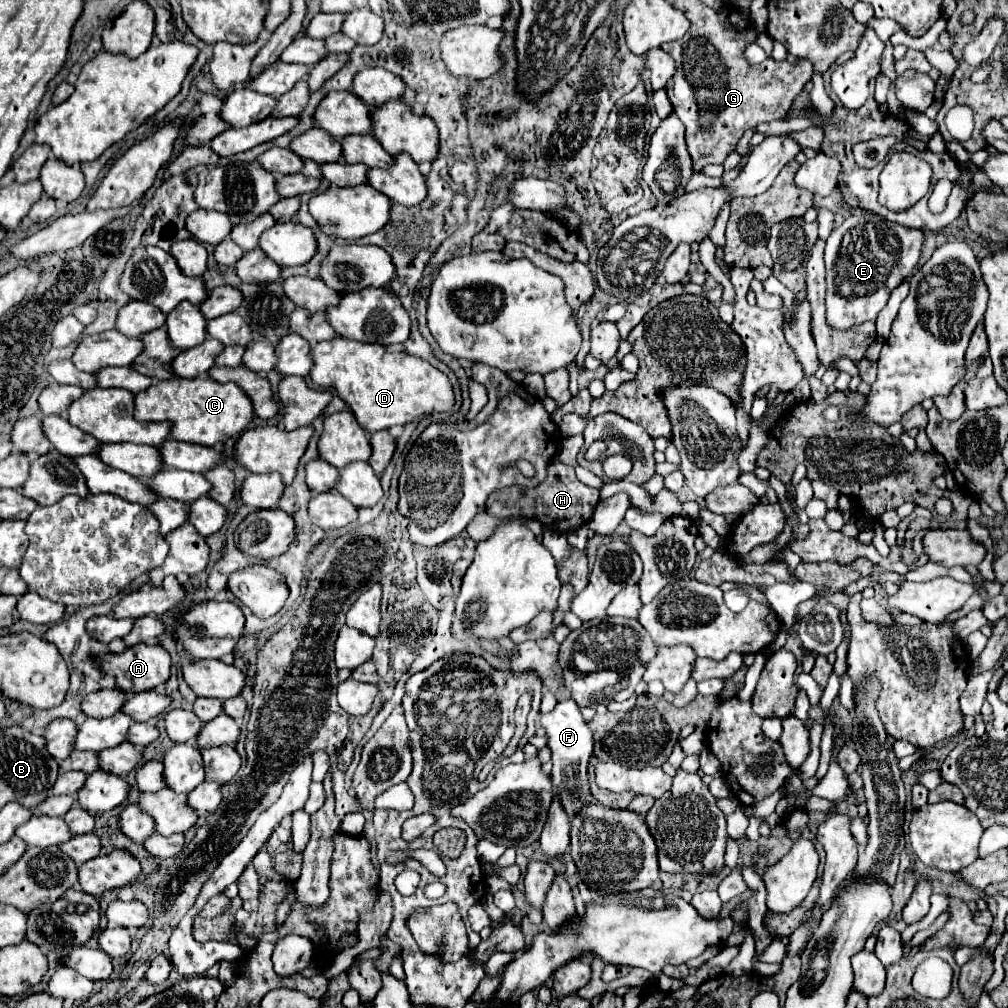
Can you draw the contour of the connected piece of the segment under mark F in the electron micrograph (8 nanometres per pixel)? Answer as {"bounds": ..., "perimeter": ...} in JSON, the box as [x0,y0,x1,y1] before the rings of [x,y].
{"bounds":[539,700,593,816],"perimeter":[[[561,700],[549,714],[539,714],[539,726],[545,728],[547,748],[551,750],[553,770],[551,780],[561,794],[561,804],[573,816],[581,810],[581,802],[591,802],[591,792],[587,784],[587,762],[593,752],[593,734],[585,724],[579,706],[573,700]]]}

